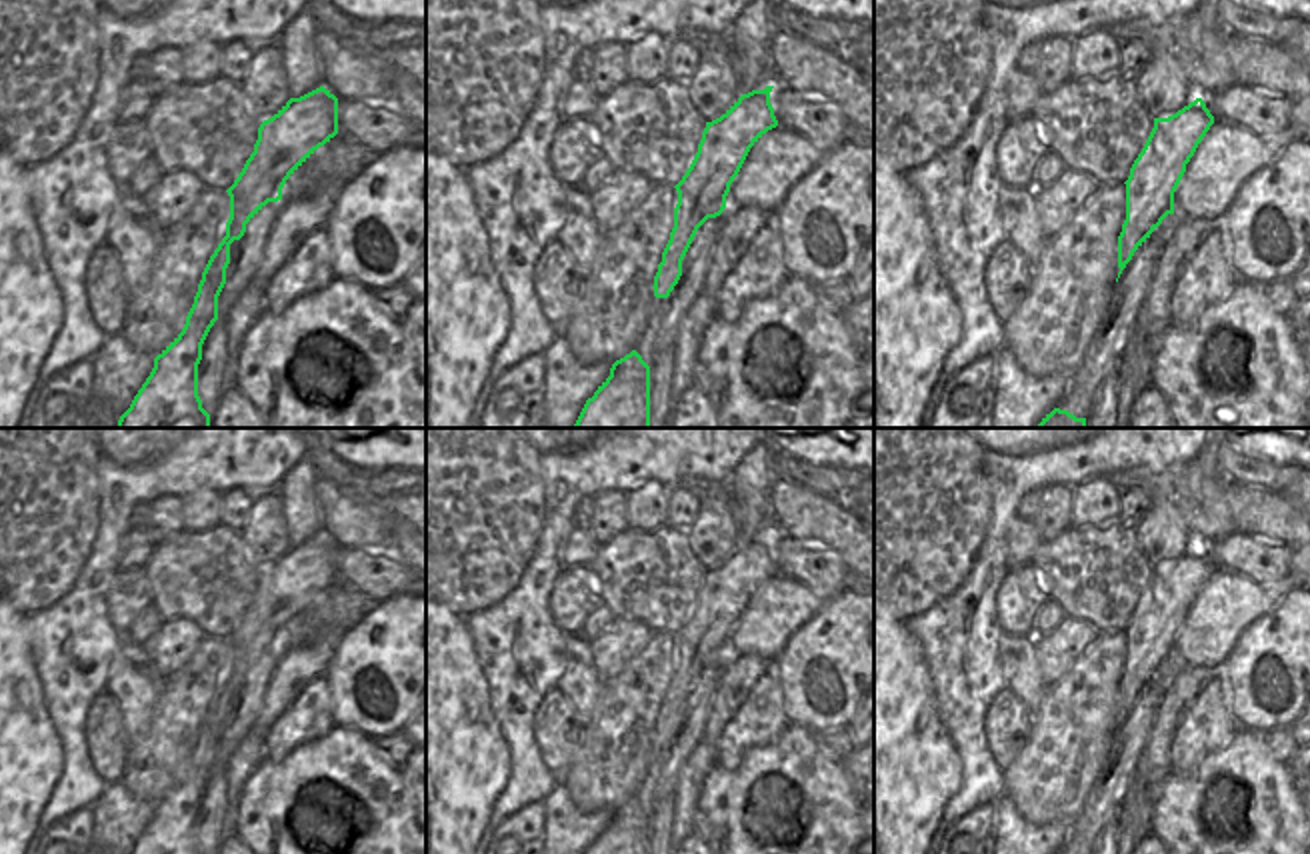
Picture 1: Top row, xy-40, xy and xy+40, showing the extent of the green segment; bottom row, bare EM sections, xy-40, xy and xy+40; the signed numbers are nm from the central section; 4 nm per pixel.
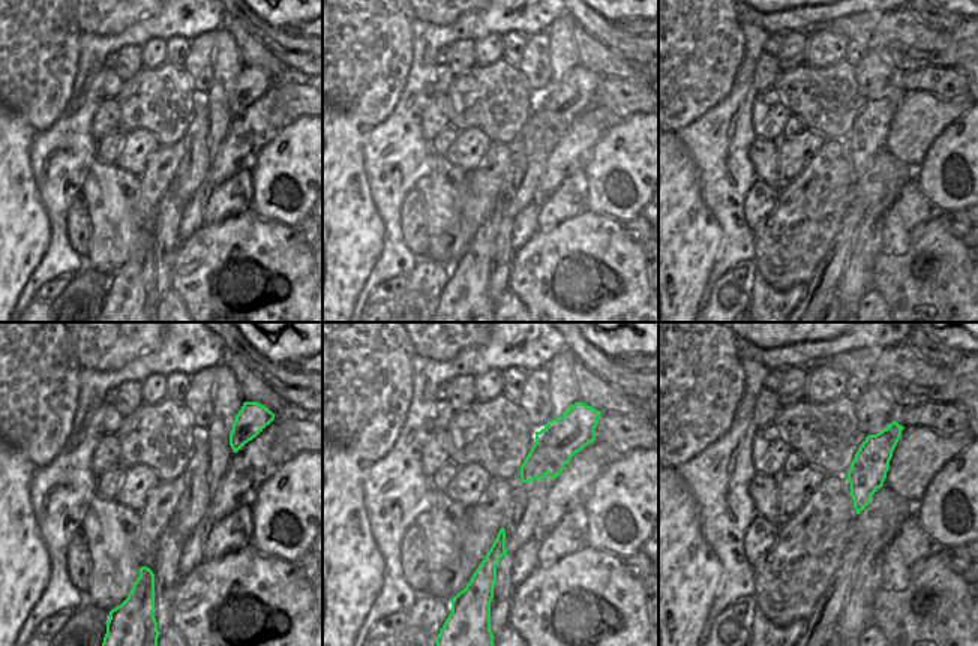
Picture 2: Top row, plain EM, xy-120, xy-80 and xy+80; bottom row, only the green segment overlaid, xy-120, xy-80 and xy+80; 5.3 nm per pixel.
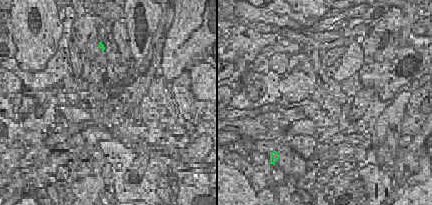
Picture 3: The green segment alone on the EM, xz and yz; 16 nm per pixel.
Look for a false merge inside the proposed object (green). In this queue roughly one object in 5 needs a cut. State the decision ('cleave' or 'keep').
keep

